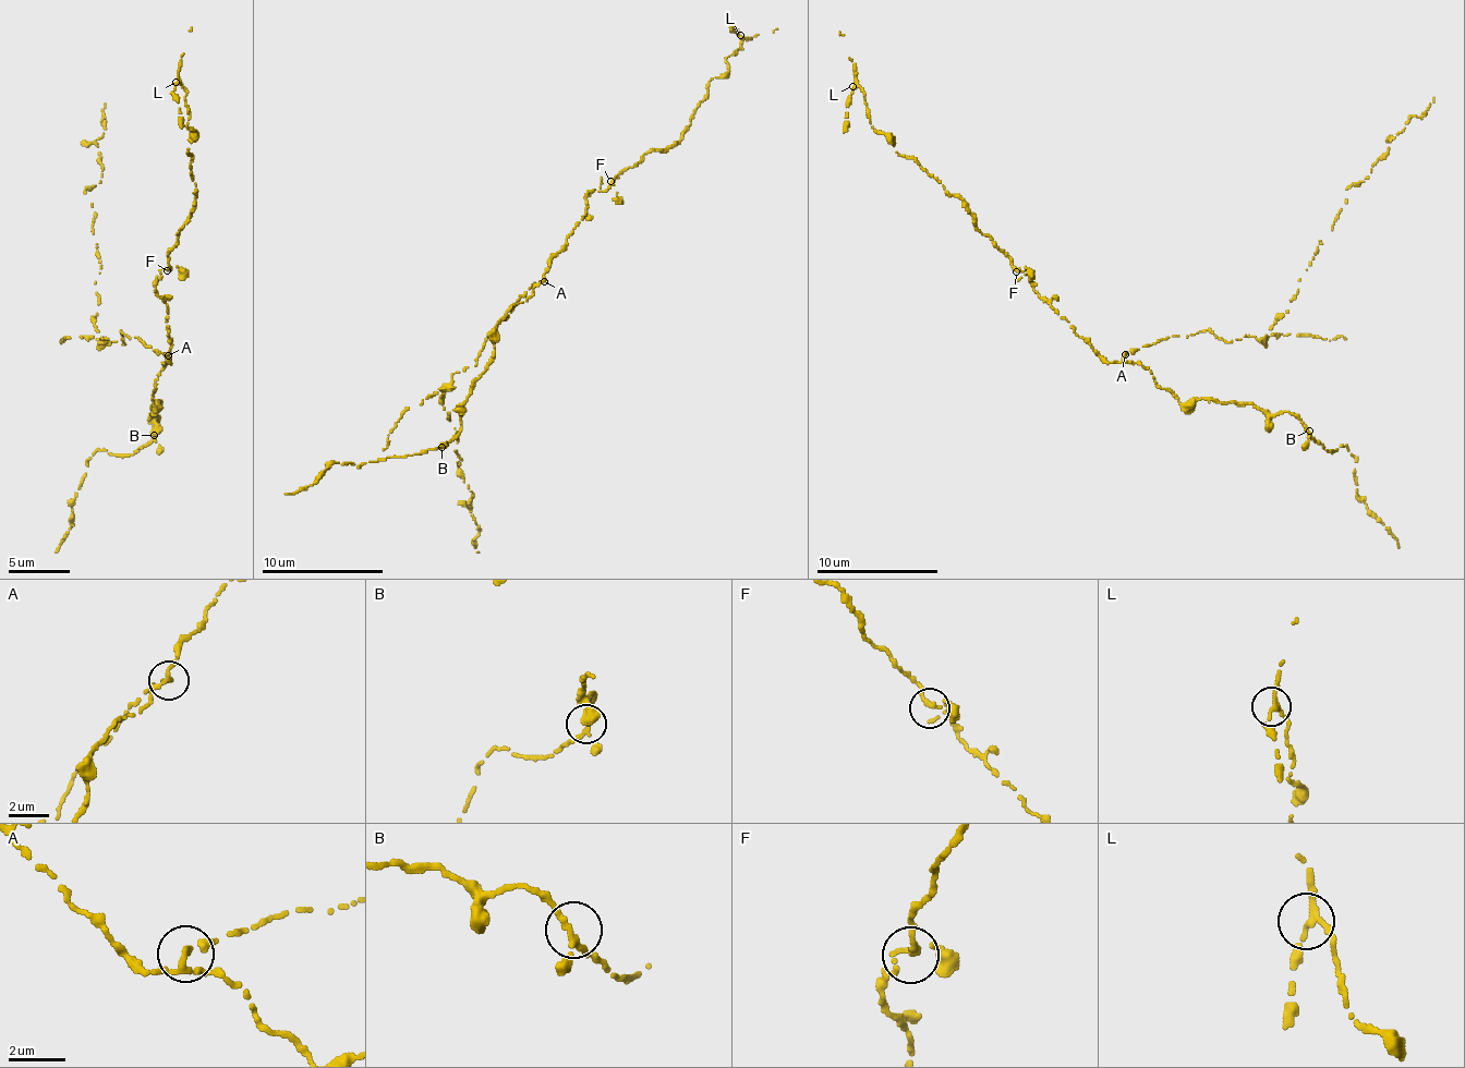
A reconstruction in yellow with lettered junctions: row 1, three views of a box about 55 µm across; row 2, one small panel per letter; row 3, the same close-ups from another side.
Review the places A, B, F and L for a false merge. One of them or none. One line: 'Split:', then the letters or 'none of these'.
Split: A

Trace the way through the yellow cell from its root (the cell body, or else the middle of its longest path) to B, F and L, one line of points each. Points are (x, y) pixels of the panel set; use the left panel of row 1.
B: (158, 349), (170, 357), (153, 389), (153, 404), (161, 399), (153, 407), (152, 419), (160, 420), (154, 435)
F: (158, 349), (170, 357), (168, 307), (155, 287), (159, 270), (167, 270)
L: (158, 349), (169, 364), (168, 307), (155, 280), (196, 193), (195, 131), (176, 82)

